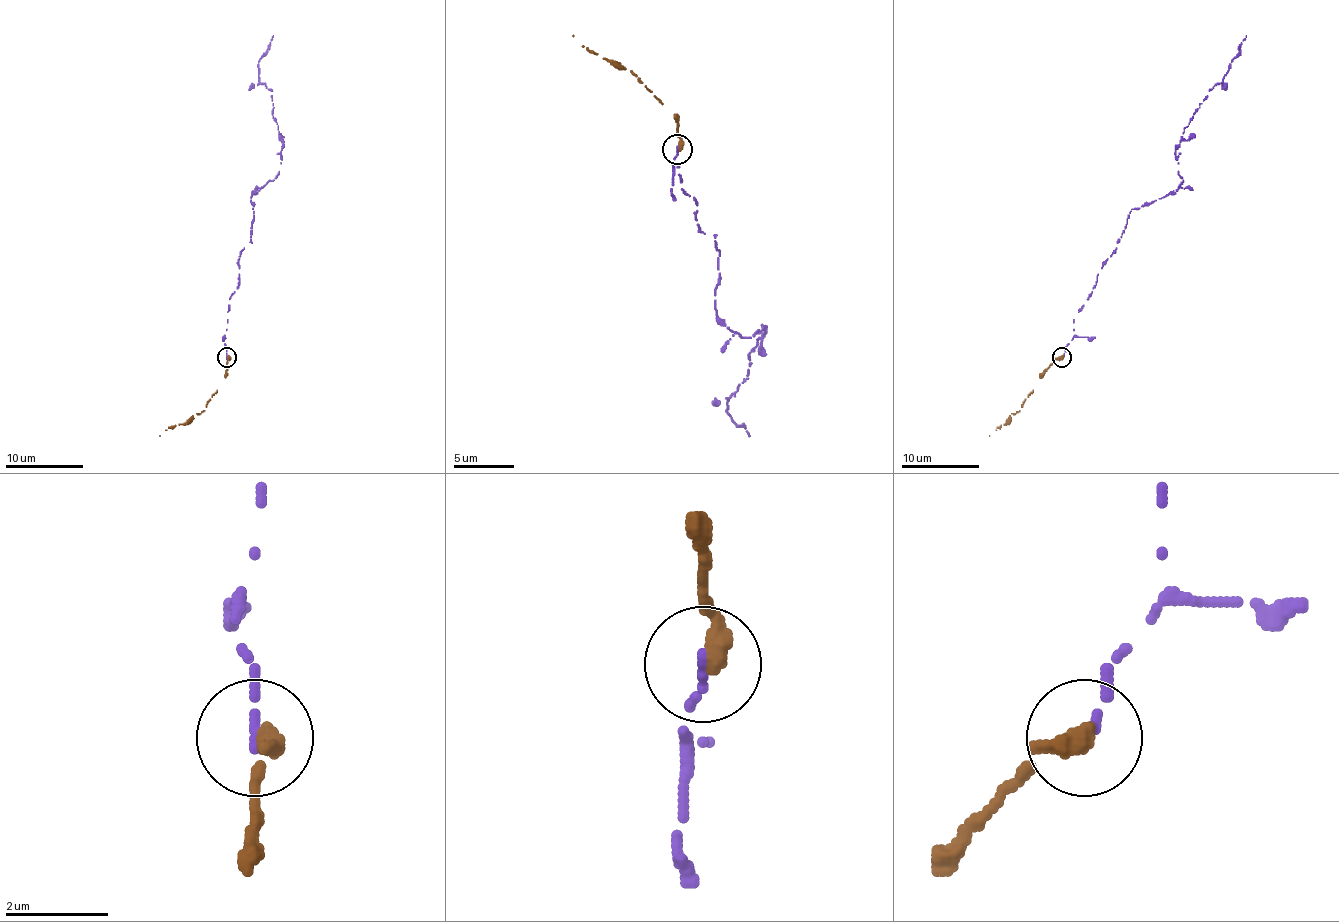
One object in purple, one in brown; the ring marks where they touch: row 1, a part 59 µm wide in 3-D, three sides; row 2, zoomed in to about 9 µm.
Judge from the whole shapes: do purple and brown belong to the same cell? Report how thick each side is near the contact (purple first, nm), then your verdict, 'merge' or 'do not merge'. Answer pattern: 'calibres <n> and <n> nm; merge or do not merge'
calibres 180 and 400 nm; merge

